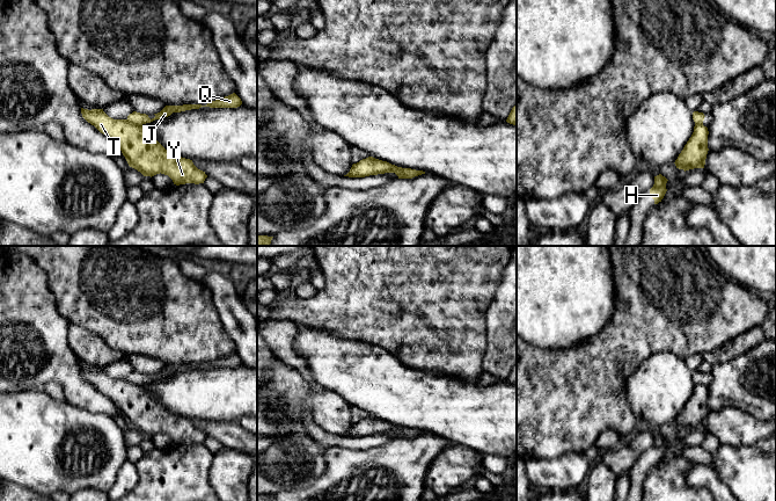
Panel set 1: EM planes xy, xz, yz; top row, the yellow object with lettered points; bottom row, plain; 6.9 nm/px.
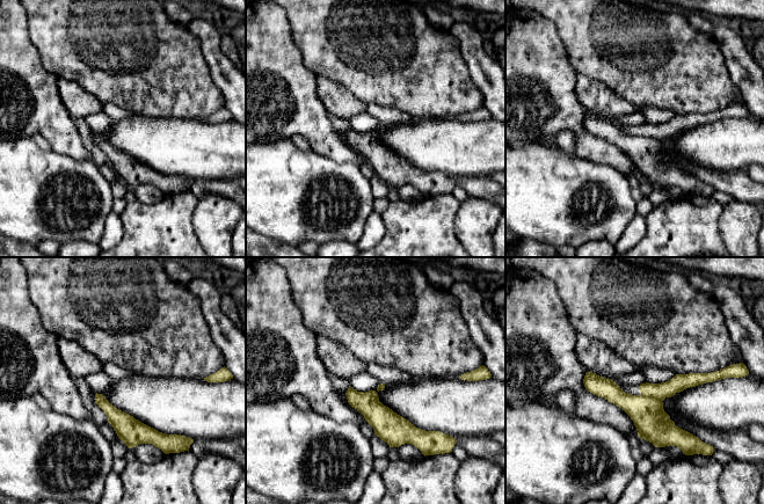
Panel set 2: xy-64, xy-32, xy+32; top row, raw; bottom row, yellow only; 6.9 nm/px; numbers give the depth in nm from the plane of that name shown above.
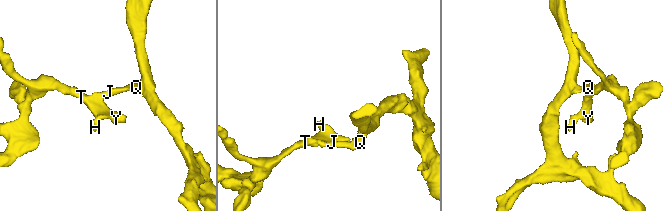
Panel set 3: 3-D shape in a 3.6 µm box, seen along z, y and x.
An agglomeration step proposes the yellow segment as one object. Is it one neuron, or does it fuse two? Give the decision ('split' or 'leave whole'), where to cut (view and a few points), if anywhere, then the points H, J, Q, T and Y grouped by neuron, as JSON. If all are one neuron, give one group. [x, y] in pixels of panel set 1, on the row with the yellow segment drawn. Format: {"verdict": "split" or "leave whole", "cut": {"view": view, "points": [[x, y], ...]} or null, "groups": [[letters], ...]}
{"verdict": "split", "cut": {"view": "xy", "points": [[125, 120], [141, 125]]}, "groups": [["H", "T", "Y"], ["J", "Q"]]}

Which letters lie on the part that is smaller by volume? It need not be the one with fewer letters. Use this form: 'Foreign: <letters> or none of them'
Foreign: H, T, Y

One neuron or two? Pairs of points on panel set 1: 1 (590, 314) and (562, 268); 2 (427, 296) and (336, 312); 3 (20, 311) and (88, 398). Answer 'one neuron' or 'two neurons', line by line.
1: one neuron
2: one neuron
3: one neuron

